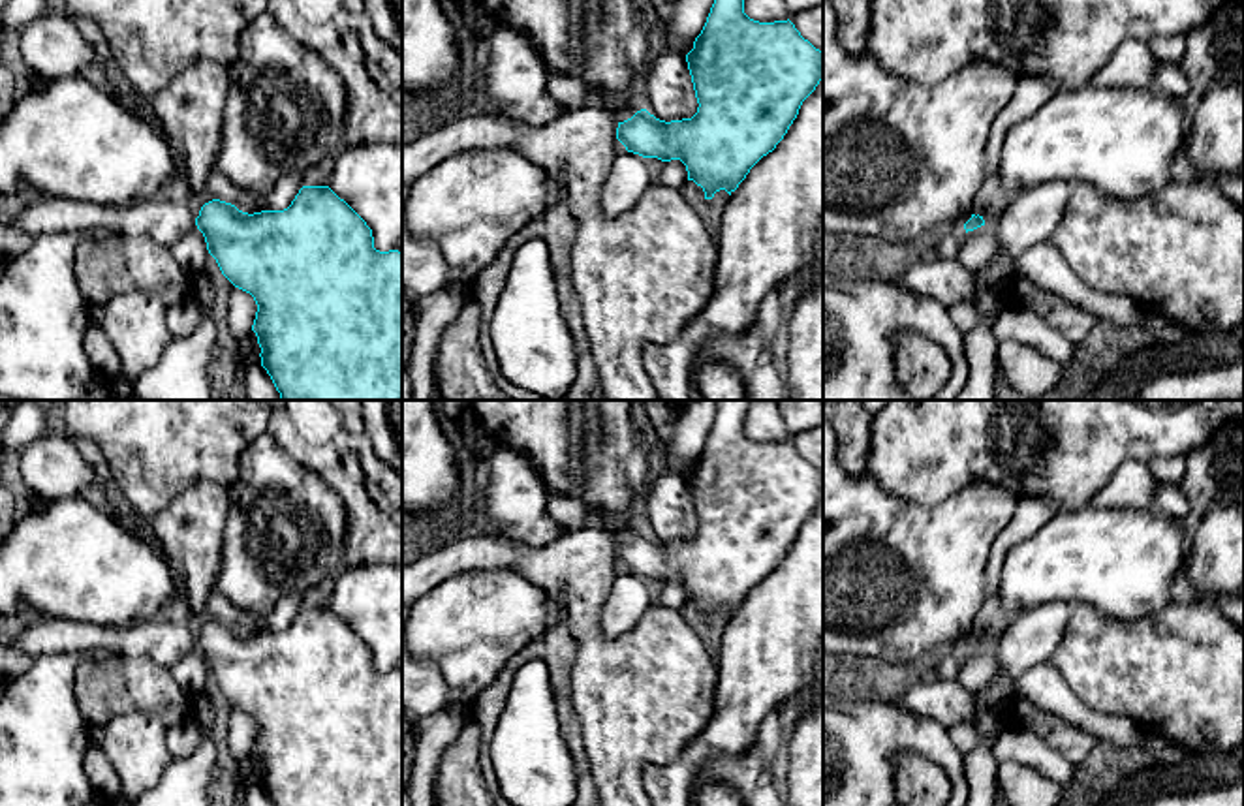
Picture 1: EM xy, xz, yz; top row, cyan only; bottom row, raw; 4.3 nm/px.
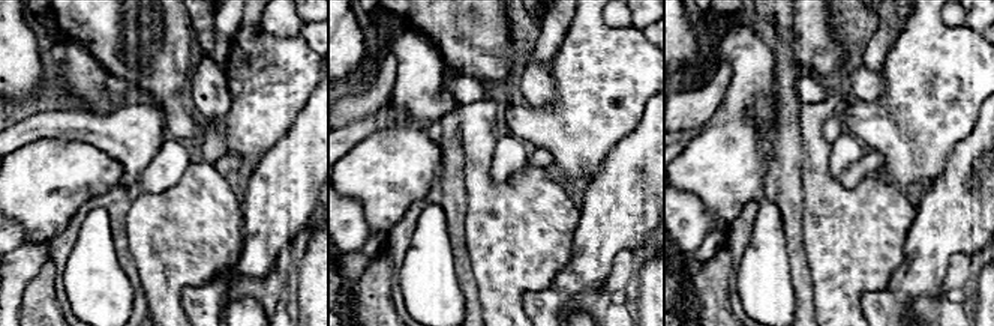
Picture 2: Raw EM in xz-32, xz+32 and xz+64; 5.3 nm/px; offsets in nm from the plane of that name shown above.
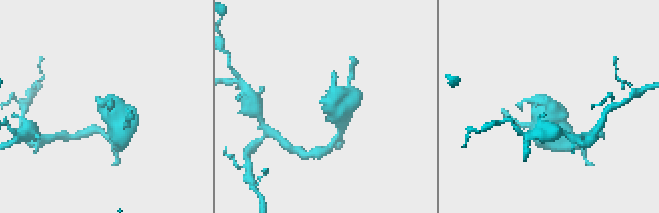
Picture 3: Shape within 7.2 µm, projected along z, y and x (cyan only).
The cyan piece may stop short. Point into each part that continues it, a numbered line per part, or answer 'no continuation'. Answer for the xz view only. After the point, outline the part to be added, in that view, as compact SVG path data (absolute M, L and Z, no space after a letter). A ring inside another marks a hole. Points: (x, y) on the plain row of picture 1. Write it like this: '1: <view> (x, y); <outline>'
1: xz (592, 451); M468 400L468 411L483 419L500 445L528 458L549 494L583 502L603 526L616 532L618 543L643 530L639 513L650 479L643 436L633 419L633 400Z

